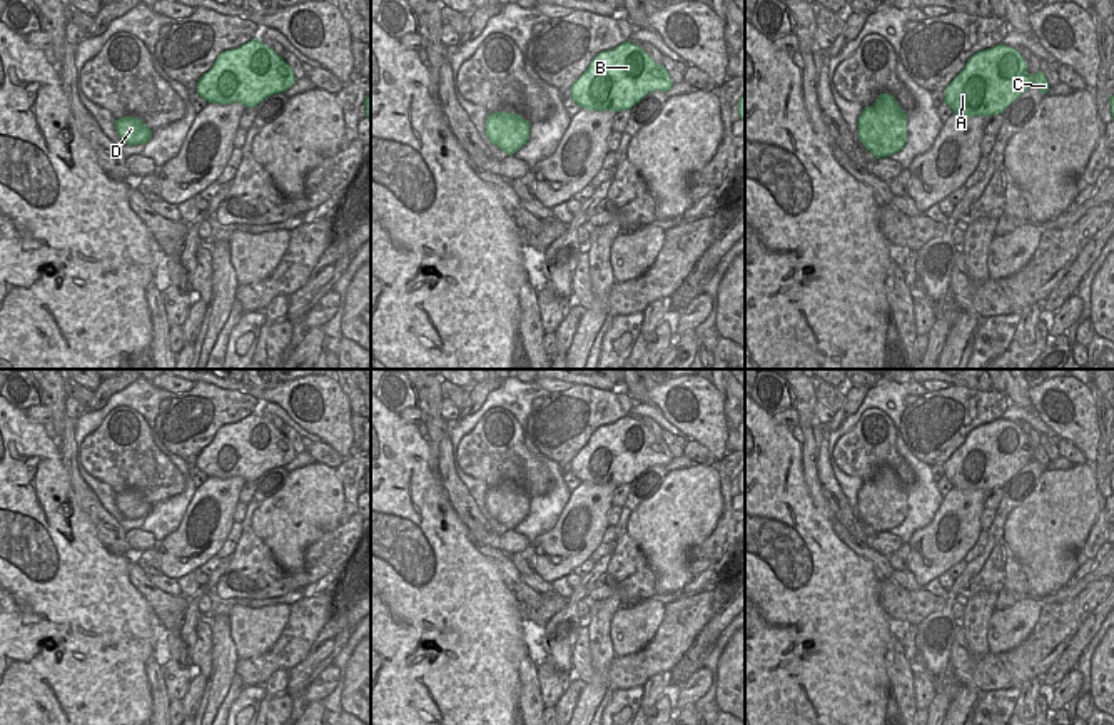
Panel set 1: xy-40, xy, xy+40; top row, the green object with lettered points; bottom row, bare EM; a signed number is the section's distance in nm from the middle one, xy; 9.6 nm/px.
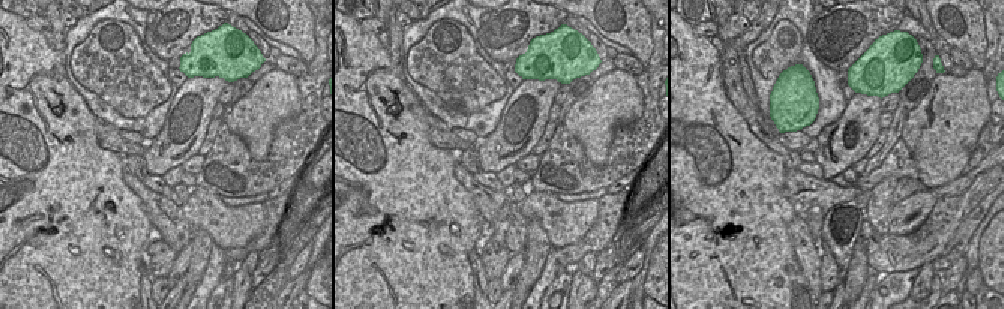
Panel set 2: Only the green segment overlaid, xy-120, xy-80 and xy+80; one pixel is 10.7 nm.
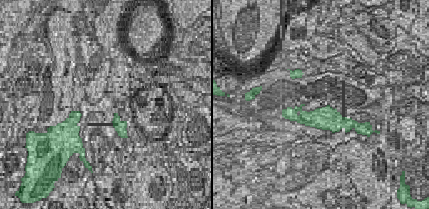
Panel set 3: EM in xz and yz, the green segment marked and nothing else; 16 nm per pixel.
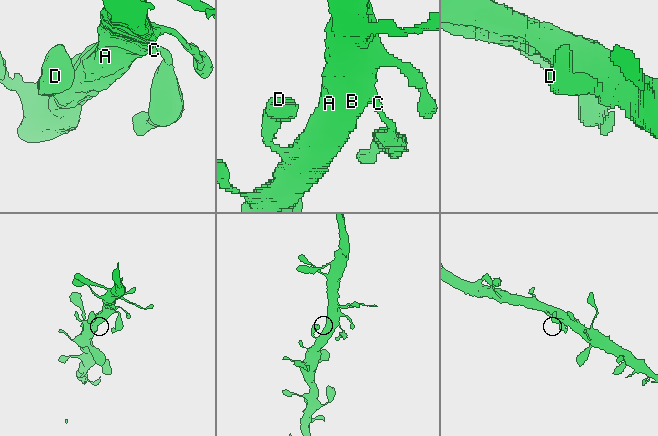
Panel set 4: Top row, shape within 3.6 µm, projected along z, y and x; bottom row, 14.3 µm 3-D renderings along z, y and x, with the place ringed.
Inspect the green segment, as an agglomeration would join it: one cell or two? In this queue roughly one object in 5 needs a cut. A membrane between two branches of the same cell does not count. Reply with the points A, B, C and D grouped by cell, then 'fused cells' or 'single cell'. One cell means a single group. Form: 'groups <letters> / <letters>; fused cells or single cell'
groups A B C D; single cell

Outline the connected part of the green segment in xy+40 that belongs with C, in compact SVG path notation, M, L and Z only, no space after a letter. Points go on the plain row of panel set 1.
M1004 418L974 428L964 444L945 461L944 476L957 489L990 491L1004 484L1030 459L1047 468L1044 446L1030 449L1022 429Z

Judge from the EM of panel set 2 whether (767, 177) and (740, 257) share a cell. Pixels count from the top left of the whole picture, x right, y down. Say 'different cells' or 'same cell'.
same cell

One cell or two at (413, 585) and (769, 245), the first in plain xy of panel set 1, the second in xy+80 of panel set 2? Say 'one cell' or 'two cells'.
one cell

